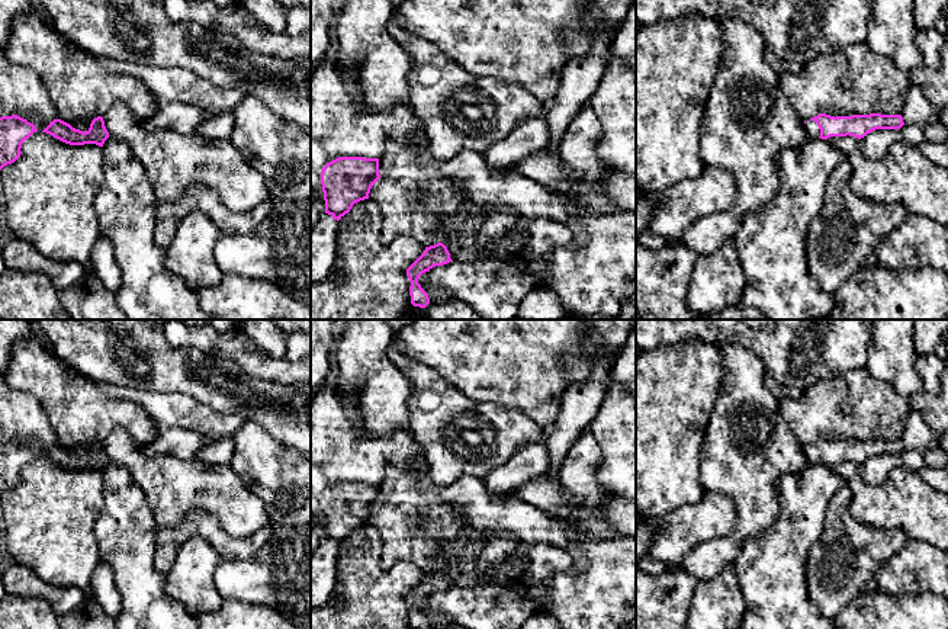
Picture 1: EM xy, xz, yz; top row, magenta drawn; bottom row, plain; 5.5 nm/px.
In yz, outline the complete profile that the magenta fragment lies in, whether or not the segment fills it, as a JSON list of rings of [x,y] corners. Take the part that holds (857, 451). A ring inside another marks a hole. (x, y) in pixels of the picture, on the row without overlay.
[[[819,439],[817,442],[804,446],[807,462],[828,465],[830,462],[855,462],[864,463],[875,455],[900,455],[904,450],[902,440],[852,440],[852,442],[830,442]]]

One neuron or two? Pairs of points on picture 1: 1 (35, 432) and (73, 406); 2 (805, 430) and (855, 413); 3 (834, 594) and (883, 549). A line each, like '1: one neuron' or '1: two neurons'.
1: two neurons
2: one neuron
3: one neuron

